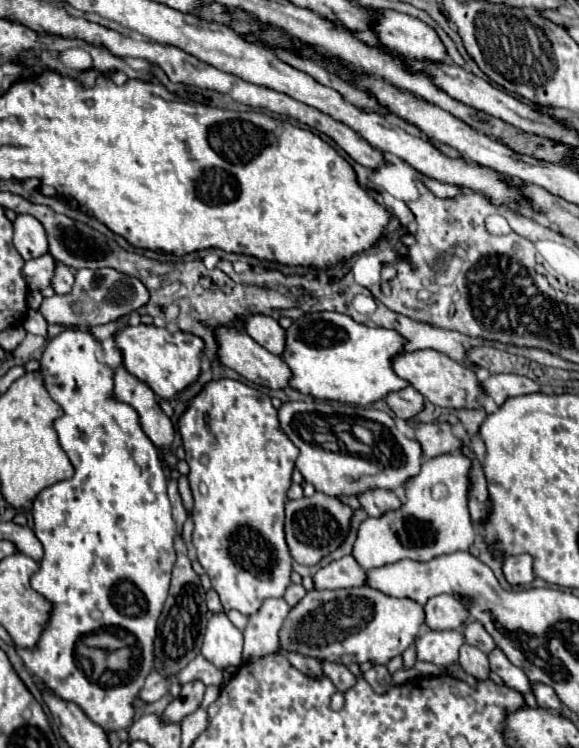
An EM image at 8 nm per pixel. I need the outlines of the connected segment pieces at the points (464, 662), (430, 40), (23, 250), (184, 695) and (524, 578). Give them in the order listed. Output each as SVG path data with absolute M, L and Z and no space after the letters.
M463 644L459 648L459 664L467 674L475 676L477 680L487 680L487 676L489 676L487 654L483 654L477 646Z
M381 10L373 32L377 32L379 40L391 50L407 58L439 64L449 62L447 48L443 46L437 32L419 18L399 14L395 10Z
M17 214L13 222L13 244L23 260L43 256L47 252L47 236L43 226L29 214Z
M189 682L181 688L181 694L167 704L167 708L161 712L161 722L165 724L181 724L181 720L189 714L193 714L203 700L205 684L203 682Z
M519 554L519 556L509 556L503 560L503 574L505 580L511 586L525 586L531 584L535 574L533 574L533 558L529 554Z

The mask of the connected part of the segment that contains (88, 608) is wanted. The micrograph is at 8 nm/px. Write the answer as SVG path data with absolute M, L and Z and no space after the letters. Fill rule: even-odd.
M71 326L71 328L65 328L59 336L55 336L43 356L41 356L41 376L43 376L43 384L49 392L49 396L63 408L63 416L55 422L55 430L57 430L57 436L59 436L59 442L61 442L61 448L65 450L65 454L69 456L73 468L75 468L75 476L69 478L69 480L63 480L63 482L57 482L45 490L41 490L33 502L33 532L37 536L37 540L43 544L45 548L45 556L41 560L41 568L39 572L31 578L31 586L43 594L51 604L53 604L53 610L51 610L51 620L49 624L45 626L43 634L41 634L41 640L37 644L35 650L25 650L25 648L17 648L17 654L23 658L25 666L29 668L29 672L33 676L37 676L39 680L43 680L59 698L63 700L71 700L75 702L95 724L99 724L103 730L111 732L111 730L125 730L131 720L133 720L133 702L137 698L137 692L141 690L143 682L145 682L145 676L153 670L153 640L157 636L157 618L163 610L165 601L169 596L169 587L171 580L171 570L173 570L173 564L175 564L175 550L173 550L173 540L177 536L177 530L175 530L175 522L171 518L171 502L167 498L167 476L163 472L163 466L161 466L161 460L159 460L159 452L155 448L155 444L147 438L147 434L143 432L141 428L141 422L139 422L139 414L135 408L127 406L125 402L117 402L113 398L113 368L107 366L105 362L97 360L97 350L101 348L101 342L91 334L89 328L81 328L81 326ZM107 626L117 626L117 628L123 628L127 630L131 636L135 636L137 640L137 652L131 652L127 656L127 668L123 670L113 670L109 676L101 676L93 666L81 666L77 660L75 660L75 668L73 668L73 650L77 646L77 640L81 636L87 636L99 628L107 628Z

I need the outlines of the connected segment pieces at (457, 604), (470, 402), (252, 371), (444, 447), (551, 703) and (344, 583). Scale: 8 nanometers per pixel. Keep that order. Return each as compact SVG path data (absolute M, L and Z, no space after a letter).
M439 594L435 598L429 598L423 606L425 610L425 624L429 630L461 630L465 620L469 618L467 608L457 596Z
M415 350L415 352L403 352L391 360L391 368L395 374L403 380L407 380L417 392L421 392L429 402L437 406L447 406L447 408L479 408L477 396L483 394L477 376L457 364L455 360L447 358L445 354L439 354L437 350Z
M217 326L213 336L215 336L215 342L217 342L217 360L223 366L227 366L227 368L235 370L237 374L241 374L243 378L247 378L247 380L251 380L259 386L271 388L271 390L289 386L291 370L287 368L287 364L279 356L275 356L275 354L267 352L263 346L259 346L249 334L239 332L233 326Z
M417 422L413 424L413 430L415 430L415 440L421 444L423 458L457 452L463 446L463 442L451 434L451 424L447 422L431 422L431 424Z
M531 682L531 692L539 706L561 712L561 700L557 698L555 690L551 690L551 686L543 686L541 682Z
M345 556L319 568L313 576L313 584L315 590L339 590L339 588L363 586L365 578L367 578L365 570L355 562L355 558Z

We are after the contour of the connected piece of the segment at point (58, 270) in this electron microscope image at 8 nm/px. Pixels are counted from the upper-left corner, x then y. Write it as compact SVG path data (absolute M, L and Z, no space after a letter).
M55 262L55 274L53 274L51 286L57 294L69 294L73 286L73 270L63 262Z

